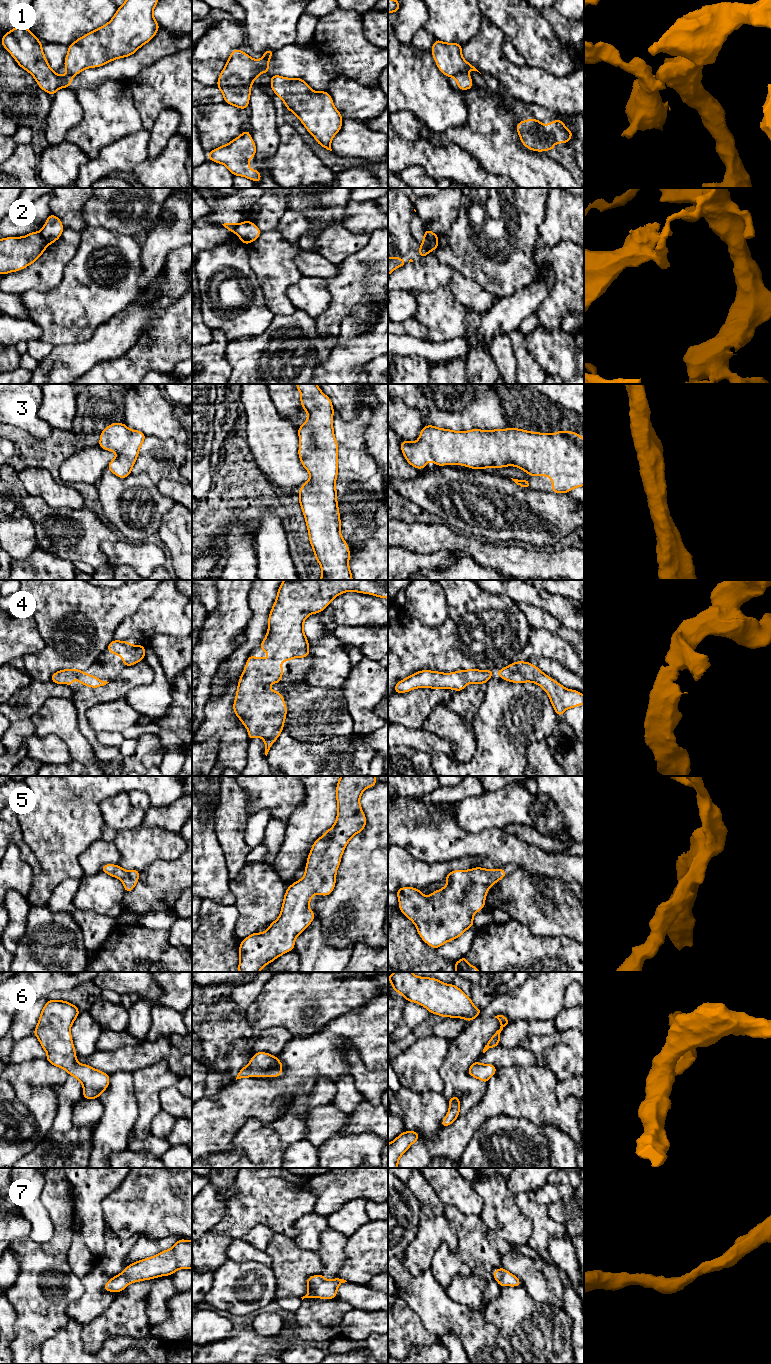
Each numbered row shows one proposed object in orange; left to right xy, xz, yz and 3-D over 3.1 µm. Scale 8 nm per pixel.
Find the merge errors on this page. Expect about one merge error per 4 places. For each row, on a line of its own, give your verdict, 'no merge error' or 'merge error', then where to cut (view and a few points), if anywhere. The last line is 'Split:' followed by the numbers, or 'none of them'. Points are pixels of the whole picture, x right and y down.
1: merge error; cut in yz along (464, 71), (458, 72), (453, 76)
2: merge error; cut in yz along (424, 234), (433, 249)
3: no merge error; no cut
4: no merge error; no cut
5: no merge error; no cut
6: no merge error; no cut
7: no merge error; no cut
Split: 1, 2

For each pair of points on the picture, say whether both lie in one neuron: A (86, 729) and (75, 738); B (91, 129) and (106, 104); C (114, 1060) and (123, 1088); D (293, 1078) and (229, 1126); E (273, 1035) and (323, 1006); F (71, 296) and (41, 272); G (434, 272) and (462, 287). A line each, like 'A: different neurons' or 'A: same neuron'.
A: different neurons
B: same neuron
C: different neurons
D: same neuron
E: different neurons
F: different neurons
G: different neurons

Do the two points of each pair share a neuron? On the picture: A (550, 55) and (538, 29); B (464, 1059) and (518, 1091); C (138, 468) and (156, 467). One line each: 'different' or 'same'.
A: same
B: different
C: same

